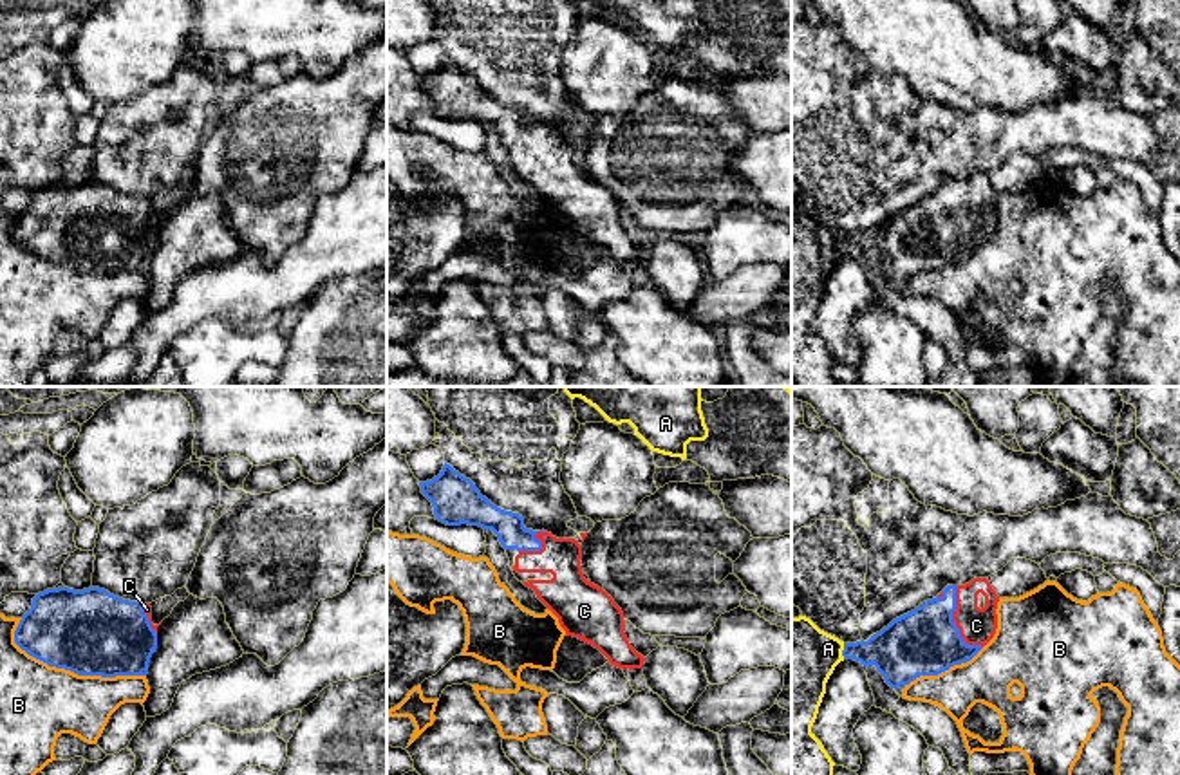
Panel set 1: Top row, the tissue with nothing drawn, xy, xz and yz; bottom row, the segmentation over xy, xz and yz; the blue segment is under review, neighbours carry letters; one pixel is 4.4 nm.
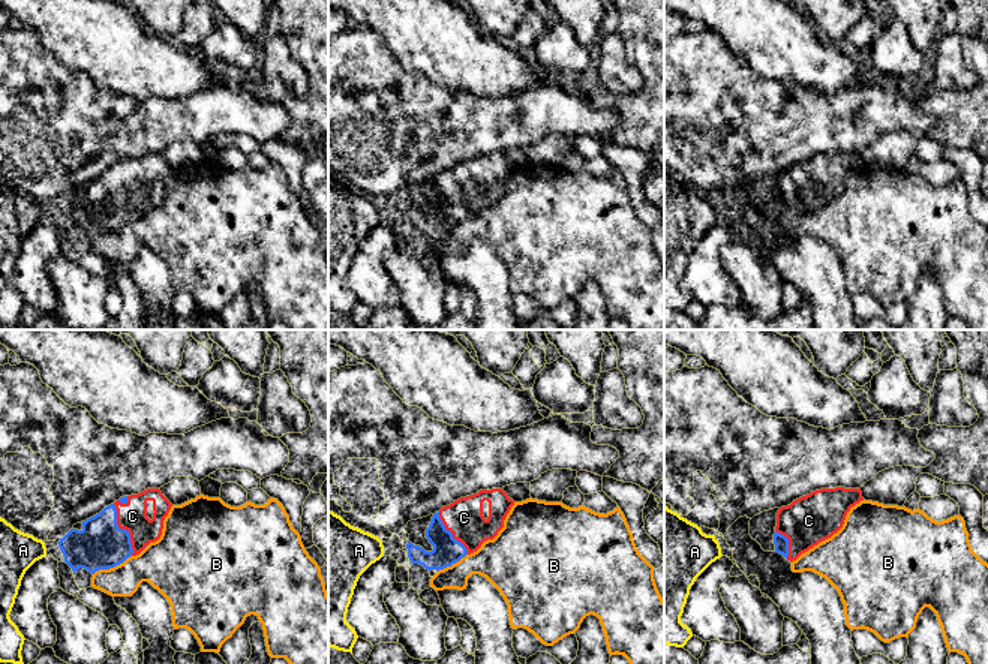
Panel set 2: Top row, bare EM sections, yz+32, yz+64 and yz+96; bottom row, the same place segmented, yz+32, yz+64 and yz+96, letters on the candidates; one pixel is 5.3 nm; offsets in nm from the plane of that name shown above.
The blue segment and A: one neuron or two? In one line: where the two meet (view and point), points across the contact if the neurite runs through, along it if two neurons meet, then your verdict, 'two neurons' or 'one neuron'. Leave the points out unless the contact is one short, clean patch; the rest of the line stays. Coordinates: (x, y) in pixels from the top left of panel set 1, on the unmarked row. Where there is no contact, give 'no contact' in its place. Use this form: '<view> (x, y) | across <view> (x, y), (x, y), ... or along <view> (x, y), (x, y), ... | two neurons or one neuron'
yz (842, 246) | along yz (844, 239), (842, 253) | two neurons

